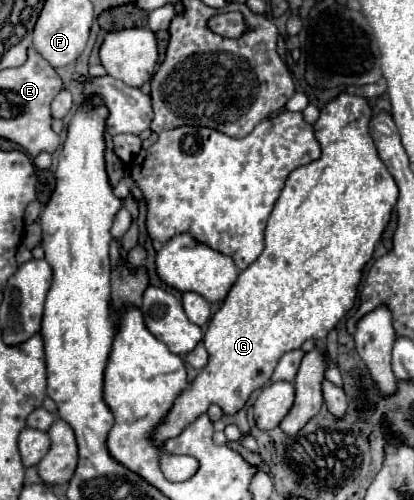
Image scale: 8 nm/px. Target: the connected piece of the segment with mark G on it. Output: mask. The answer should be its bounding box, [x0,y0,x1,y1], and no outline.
[158,93,398,443]

